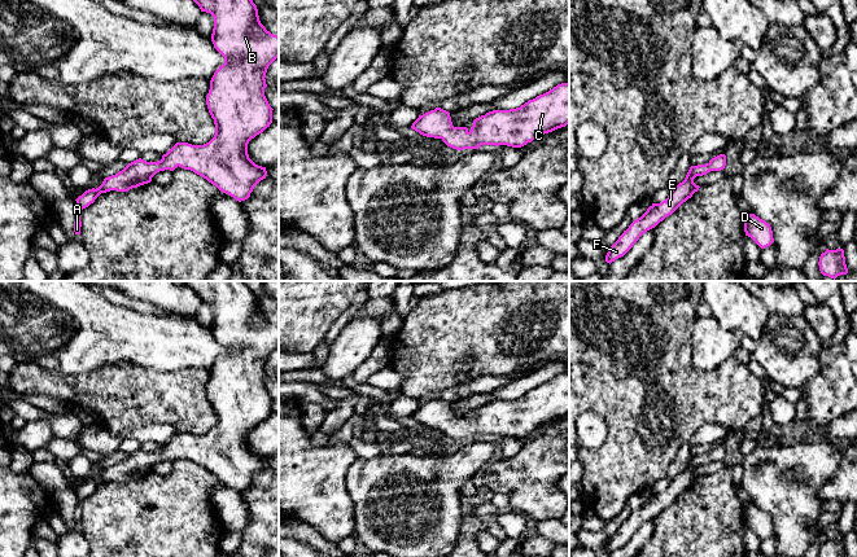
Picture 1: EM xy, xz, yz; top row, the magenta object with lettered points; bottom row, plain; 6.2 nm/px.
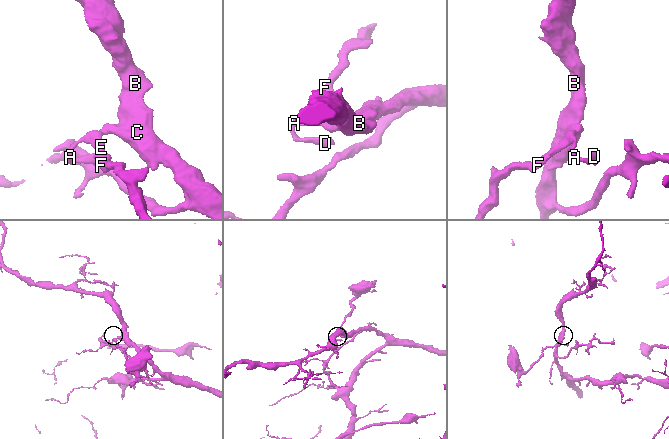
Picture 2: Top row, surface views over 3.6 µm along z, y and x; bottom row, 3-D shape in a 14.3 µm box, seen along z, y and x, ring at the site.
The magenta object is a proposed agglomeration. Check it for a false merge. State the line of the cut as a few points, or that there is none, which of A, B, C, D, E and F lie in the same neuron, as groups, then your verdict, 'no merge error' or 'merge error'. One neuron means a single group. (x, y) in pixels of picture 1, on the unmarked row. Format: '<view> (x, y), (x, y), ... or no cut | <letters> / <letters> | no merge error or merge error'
no cut | A B C D E F | no merge error

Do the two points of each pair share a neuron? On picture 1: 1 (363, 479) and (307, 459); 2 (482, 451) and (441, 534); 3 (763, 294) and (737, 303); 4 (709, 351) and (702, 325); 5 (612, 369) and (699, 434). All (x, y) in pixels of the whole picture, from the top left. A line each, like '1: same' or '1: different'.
1: different
2: same
3: different
4: same
5: different

